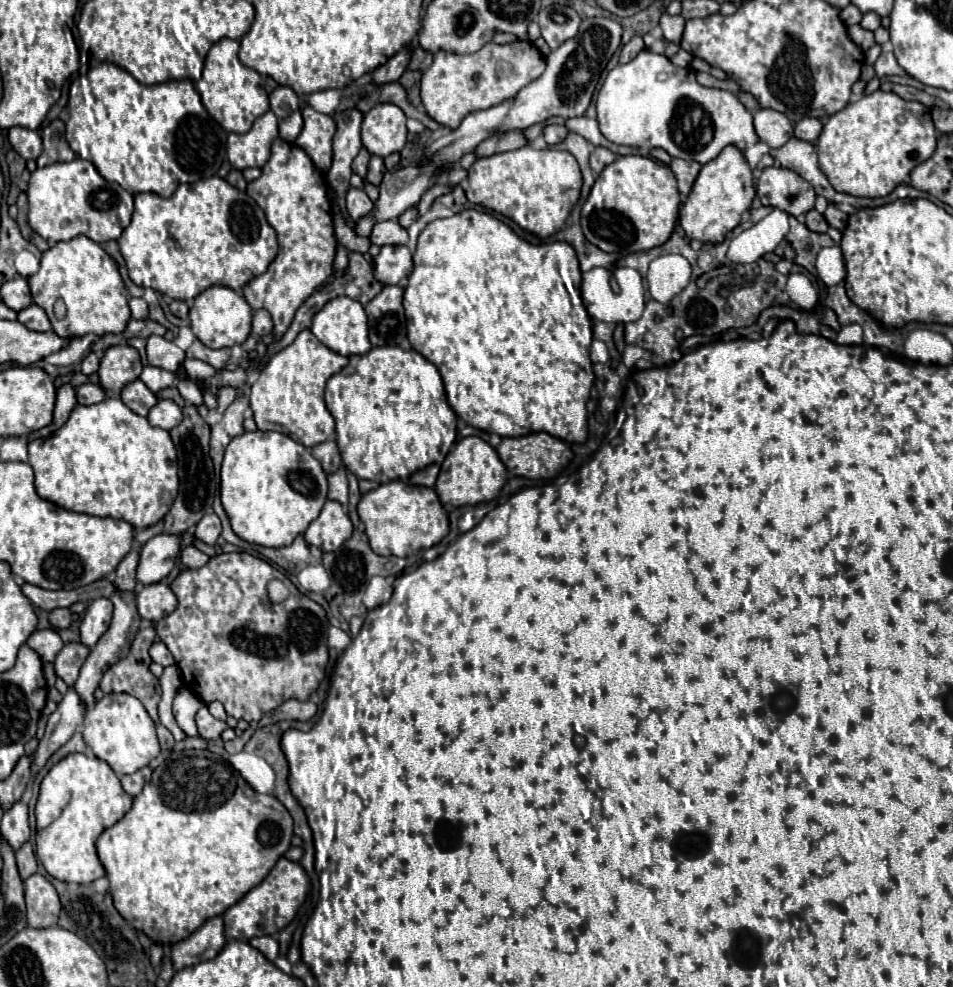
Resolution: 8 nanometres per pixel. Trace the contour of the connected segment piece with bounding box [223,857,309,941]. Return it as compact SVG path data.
M281 857L257 887L253 887L239 903L235 903L223 913L225 937L229 941L247 941L251 937L277 935L283 927L291 923L299 905L305 901L307 891L309 891L309 877L303 871L303 867L295 861L289 861L287 857Z

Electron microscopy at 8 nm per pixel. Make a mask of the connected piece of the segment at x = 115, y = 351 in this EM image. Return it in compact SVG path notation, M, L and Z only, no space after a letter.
M109 347L101 359L101 367L99 367L99 385L105 391L113 391L115 395L121 395L123 387L129 385L131 381L139 379L143 371L139 353L129 347Z

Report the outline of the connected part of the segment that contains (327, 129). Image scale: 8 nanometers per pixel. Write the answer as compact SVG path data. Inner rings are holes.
M309 105L301 111L305 125L295 143L309 153L313 165L325 175L331 167L331 139L335 135L335 123L329 115L317 113Z

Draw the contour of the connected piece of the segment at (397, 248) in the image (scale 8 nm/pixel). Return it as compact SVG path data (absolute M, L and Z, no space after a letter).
M383 245L379 255L371 259L373 277L381 281L381 285L397 285L399 279L409 277L413 271L411 253L401 245Z

